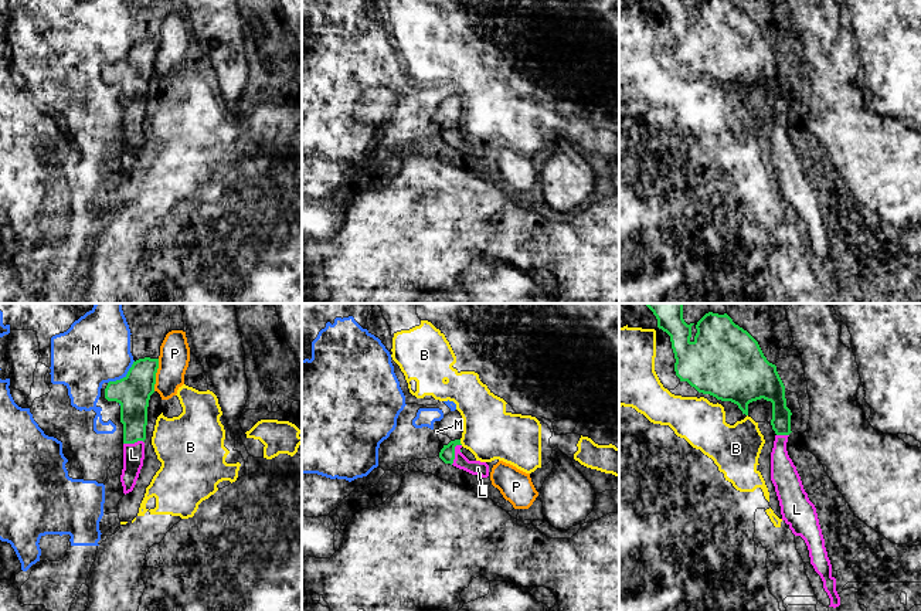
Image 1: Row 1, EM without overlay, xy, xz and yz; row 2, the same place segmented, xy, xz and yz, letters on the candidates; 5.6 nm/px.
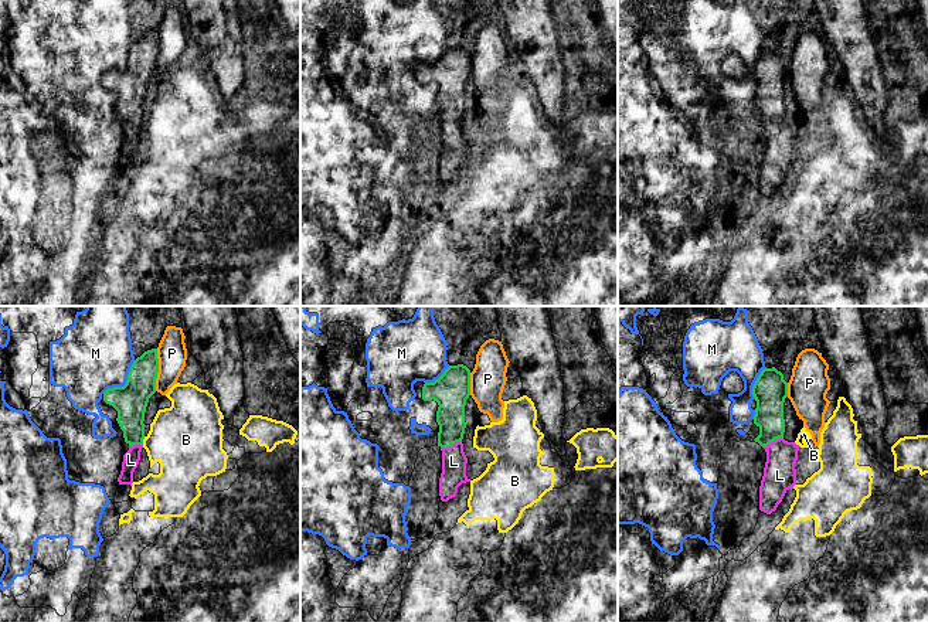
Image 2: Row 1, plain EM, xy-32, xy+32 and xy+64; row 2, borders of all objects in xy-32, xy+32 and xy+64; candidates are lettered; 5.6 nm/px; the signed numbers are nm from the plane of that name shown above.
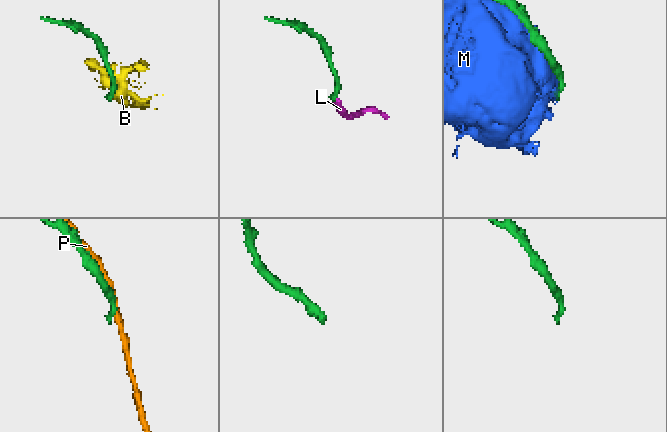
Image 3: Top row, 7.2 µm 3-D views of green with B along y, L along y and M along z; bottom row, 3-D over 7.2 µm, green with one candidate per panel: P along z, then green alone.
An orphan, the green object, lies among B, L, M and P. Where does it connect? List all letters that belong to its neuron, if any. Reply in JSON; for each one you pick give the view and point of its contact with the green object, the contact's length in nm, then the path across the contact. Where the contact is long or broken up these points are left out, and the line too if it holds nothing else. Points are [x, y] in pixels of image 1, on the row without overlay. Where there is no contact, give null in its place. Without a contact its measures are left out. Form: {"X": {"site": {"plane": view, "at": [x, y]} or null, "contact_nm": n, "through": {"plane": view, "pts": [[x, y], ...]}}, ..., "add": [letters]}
{"L": {"site": {"plane": "xz", "at": [454, 135]}, "contact_nm": 130, "through": {"plane": "xz", "pts": [[447, 136], [454, 135], [466, 148], [478, 150]]}}, "add": ["L"]}

